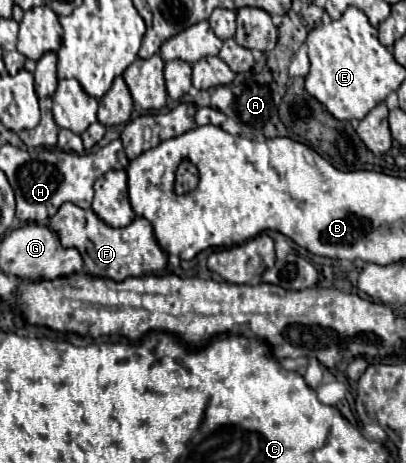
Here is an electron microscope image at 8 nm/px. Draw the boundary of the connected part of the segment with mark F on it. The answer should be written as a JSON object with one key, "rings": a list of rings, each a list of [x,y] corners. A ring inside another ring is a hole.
{"rings":[[[63,204],[49,220],[49,228],[57,234],[63,248],[77,248],[87,272],[99,278],[125,280],[129,276],[147,276],[167,266],[167,254],[159,248],[153,228],[145,218],[135,218],[125,228],[111,228],[97,218],[93,210],[83,210],[75,204]]]}

